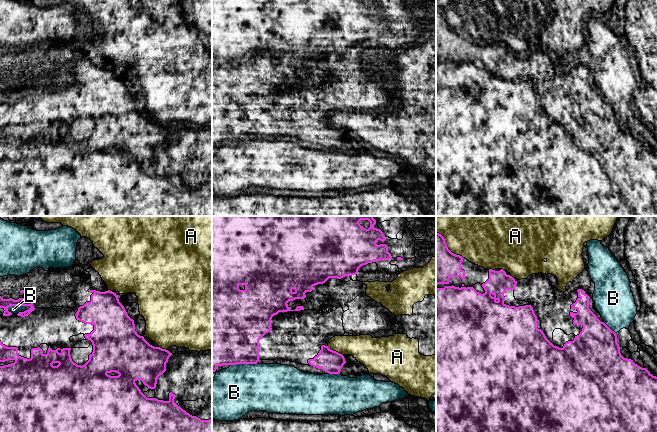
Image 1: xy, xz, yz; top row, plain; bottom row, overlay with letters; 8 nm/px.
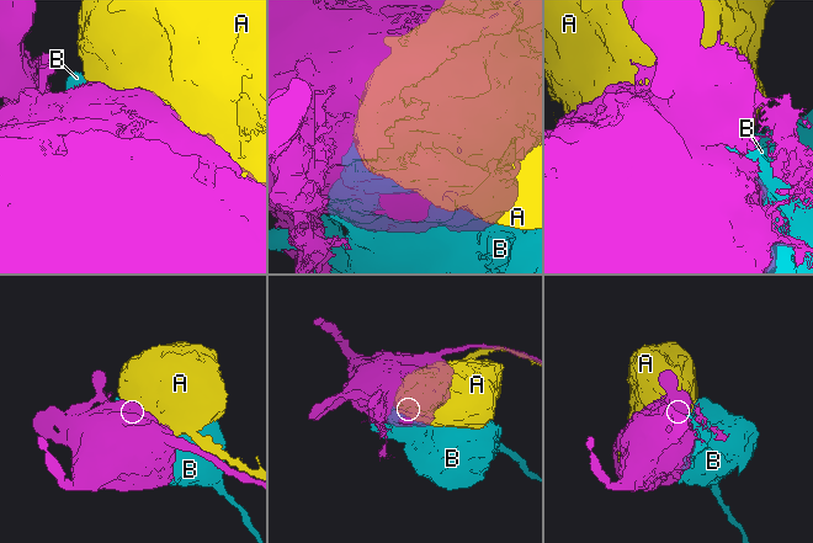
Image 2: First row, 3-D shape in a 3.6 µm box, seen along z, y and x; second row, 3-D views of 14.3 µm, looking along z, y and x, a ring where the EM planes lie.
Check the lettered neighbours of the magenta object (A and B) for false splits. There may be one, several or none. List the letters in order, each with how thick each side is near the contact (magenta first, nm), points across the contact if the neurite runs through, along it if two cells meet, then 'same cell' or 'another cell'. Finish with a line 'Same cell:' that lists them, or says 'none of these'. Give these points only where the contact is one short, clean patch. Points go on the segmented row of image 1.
A: calibres 180 and 220 nm; another cell
B: calibres 80 and 60 nm; another cell
Same cell: none of these

